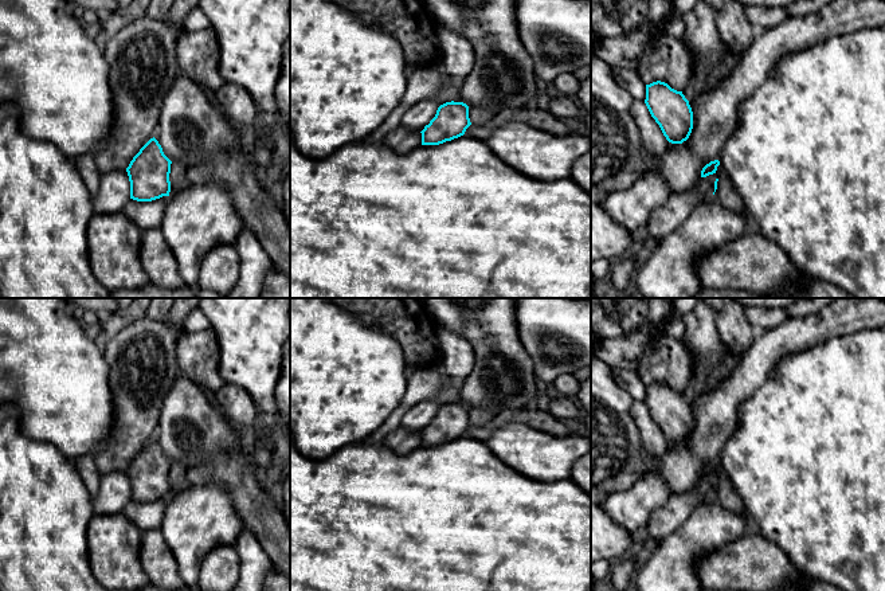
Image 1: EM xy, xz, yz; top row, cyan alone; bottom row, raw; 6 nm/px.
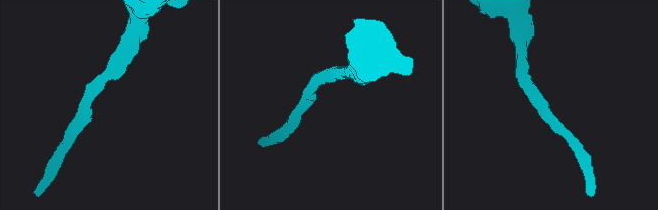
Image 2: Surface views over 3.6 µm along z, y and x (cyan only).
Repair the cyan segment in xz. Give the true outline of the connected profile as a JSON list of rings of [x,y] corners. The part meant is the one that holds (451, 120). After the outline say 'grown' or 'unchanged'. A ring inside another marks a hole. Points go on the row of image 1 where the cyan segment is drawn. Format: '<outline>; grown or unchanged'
[[[446,102],[436,110],[435,117],[424,126],[422,145],[439,145],[465,134],[471,125],[469,106],[463,102]]]; unchanged

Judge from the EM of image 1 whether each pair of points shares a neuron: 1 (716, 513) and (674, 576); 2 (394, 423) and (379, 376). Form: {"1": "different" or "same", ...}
{"1": "same", "2": "different"}

